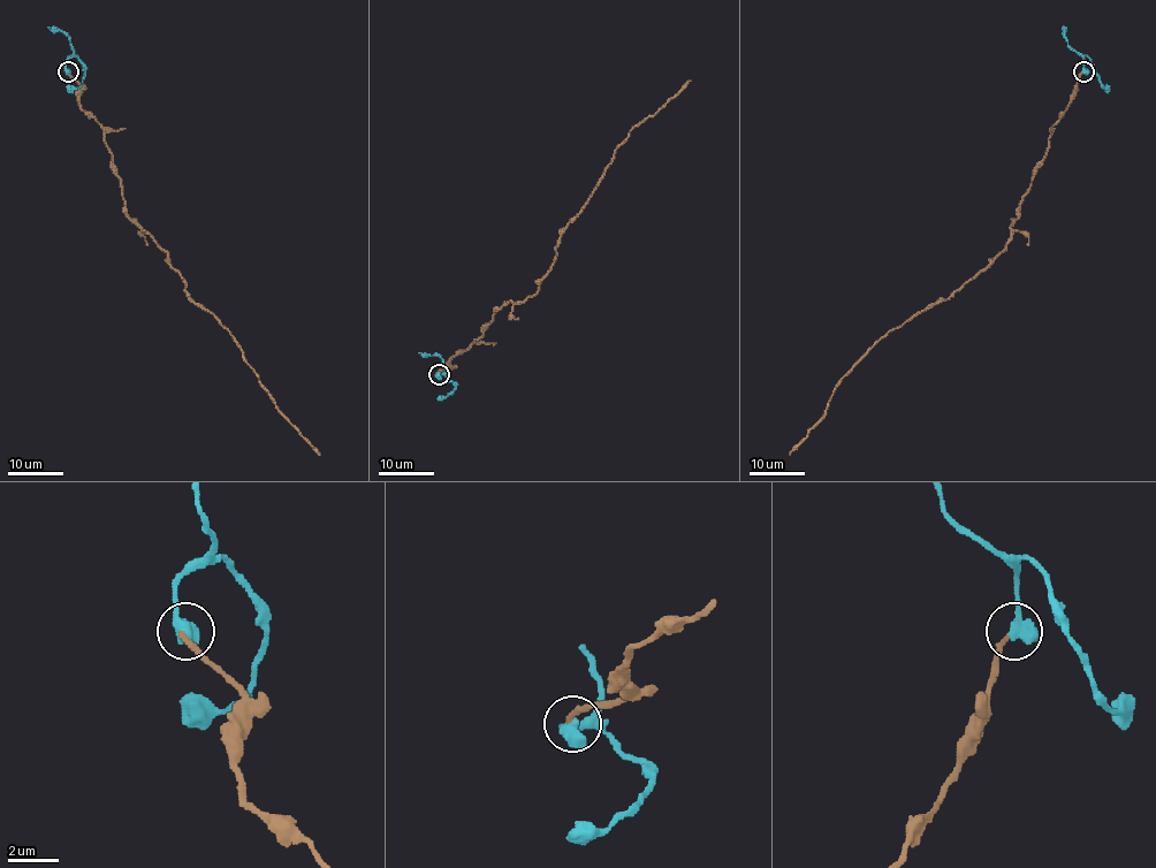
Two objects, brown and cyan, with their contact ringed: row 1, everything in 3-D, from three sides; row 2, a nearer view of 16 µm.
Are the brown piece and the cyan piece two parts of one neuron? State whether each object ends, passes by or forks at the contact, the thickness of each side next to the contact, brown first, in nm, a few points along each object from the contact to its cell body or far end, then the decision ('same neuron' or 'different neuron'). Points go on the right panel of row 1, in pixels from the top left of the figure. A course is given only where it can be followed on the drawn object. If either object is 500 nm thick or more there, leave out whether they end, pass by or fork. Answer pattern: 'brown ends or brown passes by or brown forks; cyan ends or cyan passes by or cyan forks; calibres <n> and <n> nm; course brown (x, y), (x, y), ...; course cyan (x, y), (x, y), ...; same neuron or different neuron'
calibres 220 and 650 nm; course brown (1082, 71), (1075, 94), (1051, 130), (1006, 246), (947, 299), (888, 330), (833, 393), (826, 415), (790, 455); course cyan (1082, 71), (1086, 55), (1100, 83), (1108, 86); same neuron

